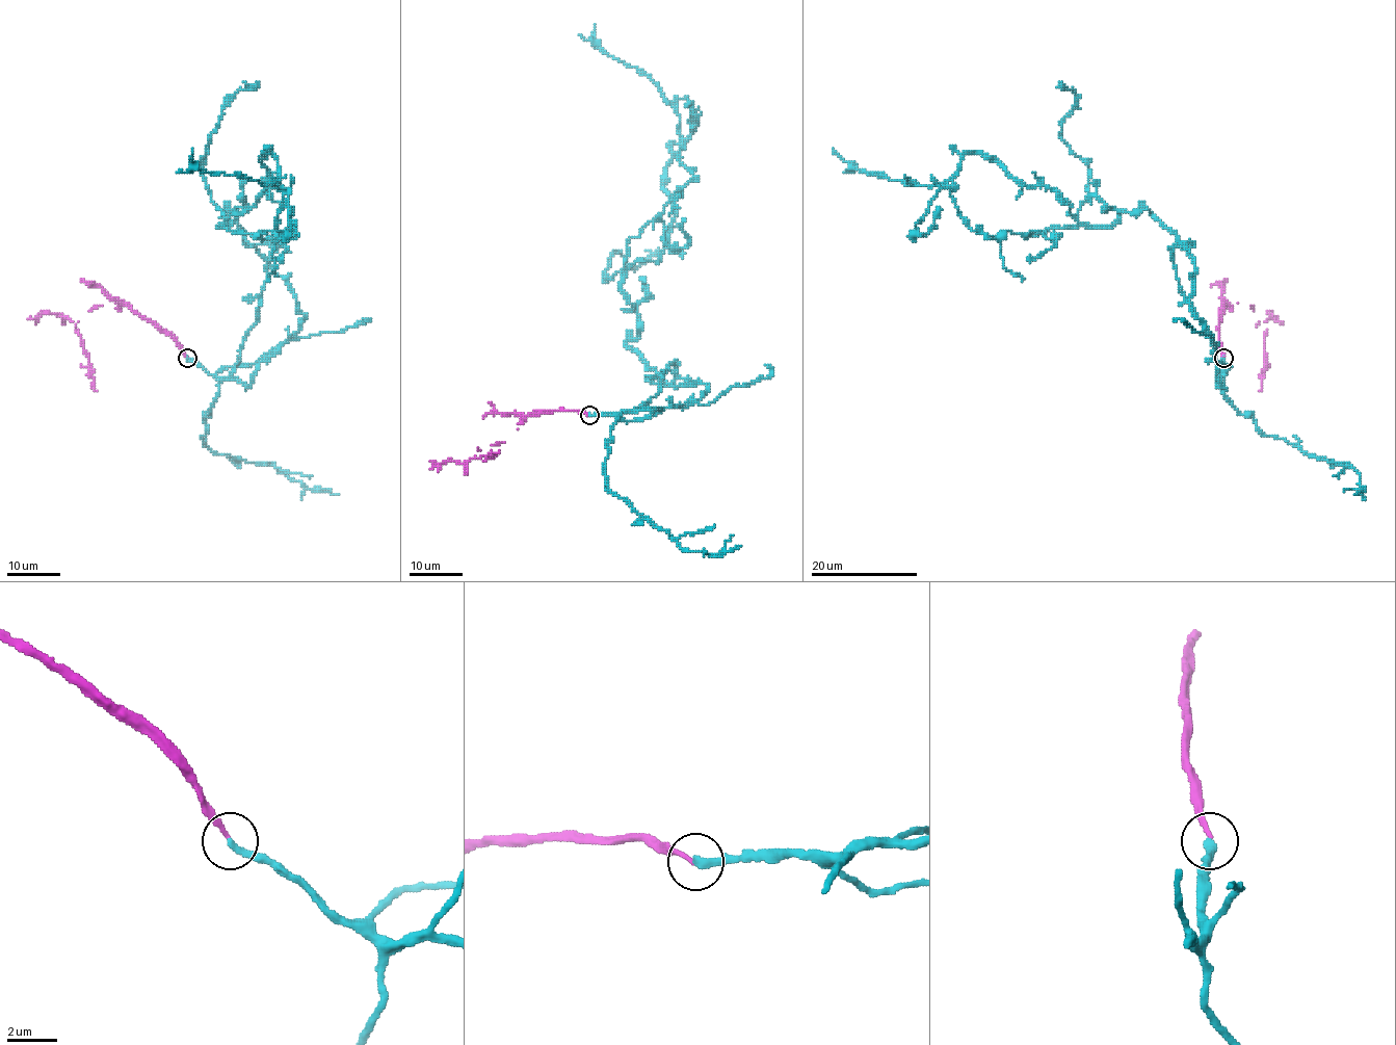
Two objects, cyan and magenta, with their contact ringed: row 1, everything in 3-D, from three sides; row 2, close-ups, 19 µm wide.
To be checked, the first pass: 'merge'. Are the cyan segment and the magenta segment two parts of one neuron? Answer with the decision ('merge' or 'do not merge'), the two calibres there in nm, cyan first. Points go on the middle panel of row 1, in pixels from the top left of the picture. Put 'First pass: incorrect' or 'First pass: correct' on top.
First pass: correct
merge | 320/160 nm

